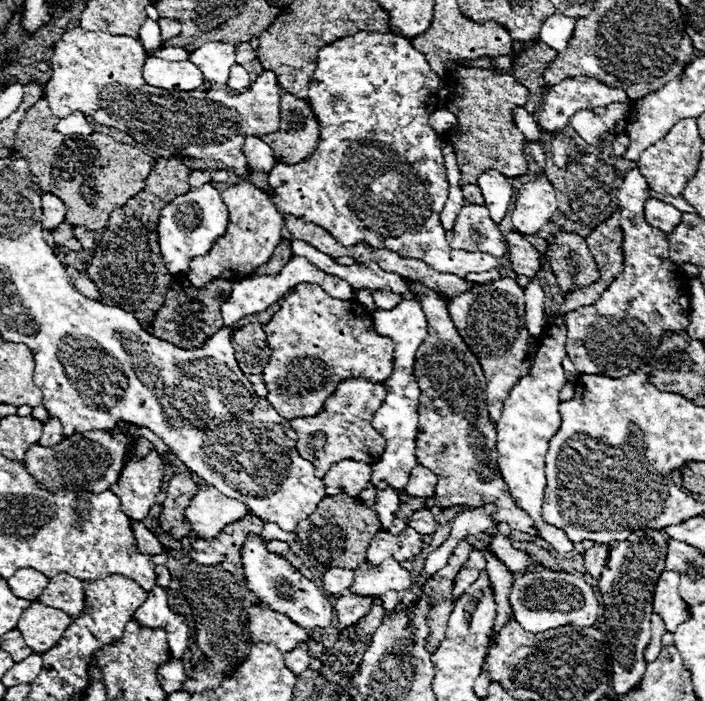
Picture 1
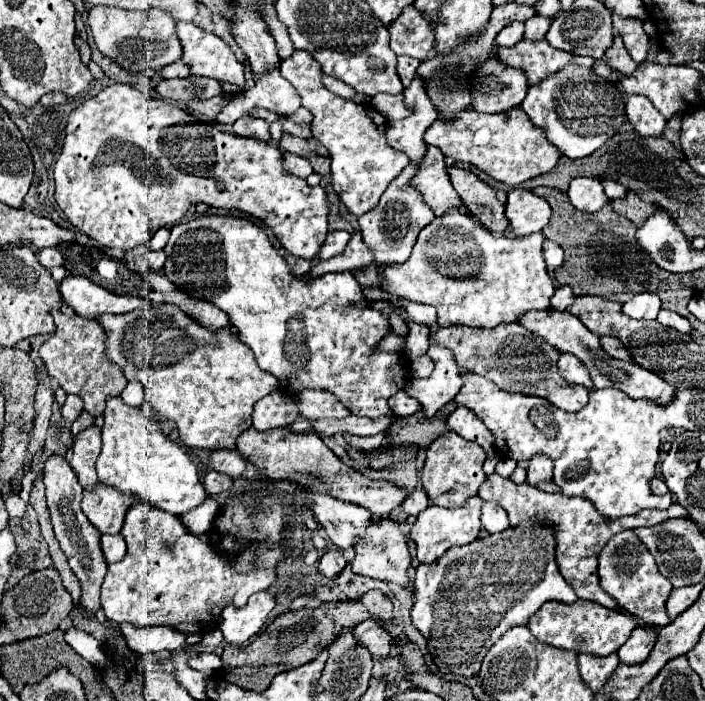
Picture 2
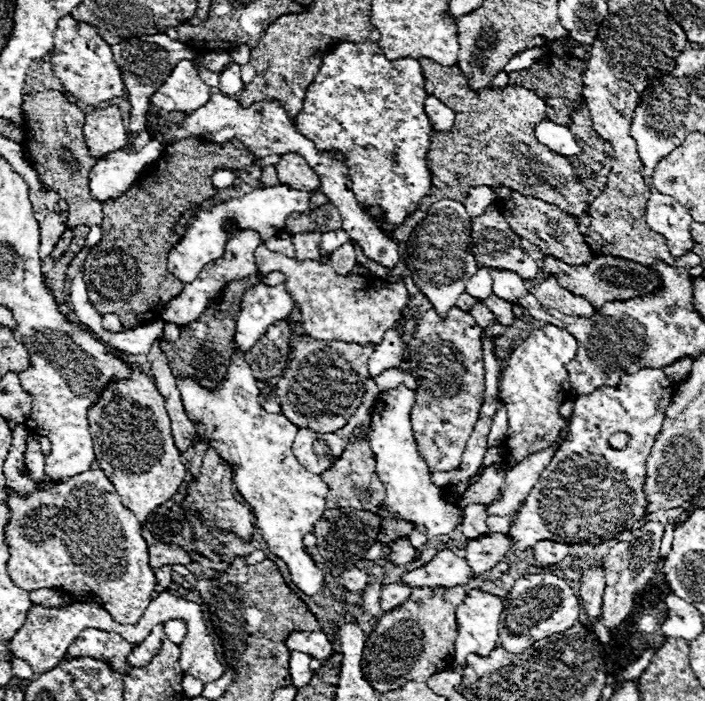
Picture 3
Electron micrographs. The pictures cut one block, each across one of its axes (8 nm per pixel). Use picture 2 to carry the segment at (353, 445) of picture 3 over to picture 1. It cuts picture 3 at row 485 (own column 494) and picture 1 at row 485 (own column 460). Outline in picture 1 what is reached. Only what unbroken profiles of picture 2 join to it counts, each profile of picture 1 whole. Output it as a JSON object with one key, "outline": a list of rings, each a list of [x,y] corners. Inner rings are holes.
{"outline":[[[340,460],[332,464],[332,468],[324,476],[326,494],[336,496],[344,492],[356,498],[370,484],[370,474],[372,474],[372,466],[366,462]]]}

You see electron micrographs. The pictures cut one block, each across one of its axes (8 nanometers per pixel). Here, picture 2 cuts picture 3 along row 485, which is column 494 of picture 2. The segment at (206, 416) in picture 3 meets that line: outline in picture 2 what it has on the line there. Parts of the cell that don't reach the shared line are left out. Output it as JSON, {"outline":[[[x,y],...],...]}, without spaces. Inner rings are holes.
{"outline":[[[448,210],[444,218],[434,218],[418,234],[412,256],[404,264],[387,265],[378,272],[378,280],[388,294],[436,306],[440,326],[466,324],[494,328],[500,322],[516,322],[528,310],[546,310],[554,294],[542,258],[540,232],[508,240],[480,226],[464,210]]]}

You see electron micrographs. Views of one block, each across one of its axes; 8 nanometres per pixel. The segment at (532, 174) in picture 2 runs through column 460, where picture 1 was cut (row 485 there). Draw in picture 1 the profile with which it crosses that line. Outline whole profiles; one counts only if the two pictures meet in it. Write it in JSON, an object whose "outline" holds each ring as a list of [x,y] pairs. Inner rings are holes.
{"outline":[[[150,450],[144,458],[138,454],[132,456],[110,490],[120,498],[120,508],[126,516],[132,520],[144,520],[162,492],[162,478],[164,458],[158,450]]]}

